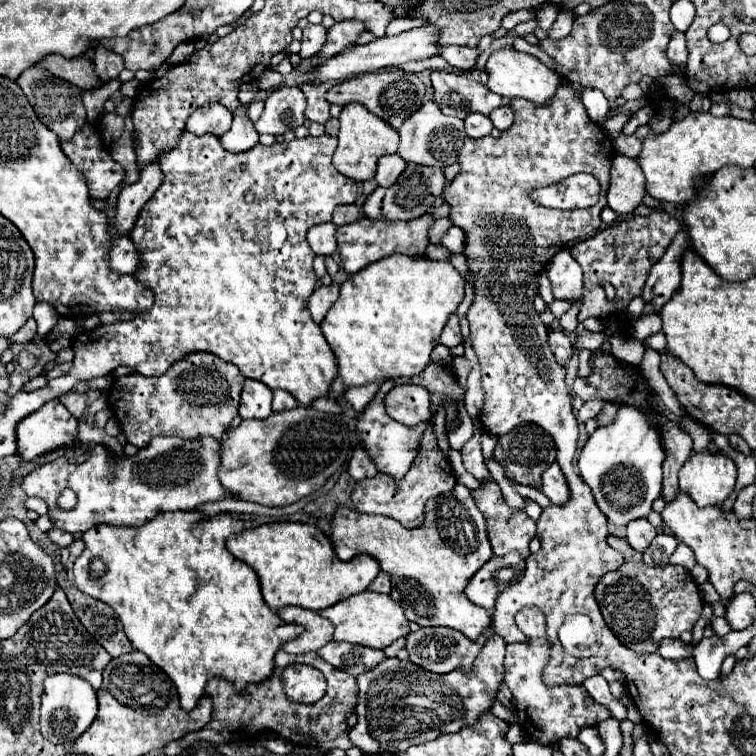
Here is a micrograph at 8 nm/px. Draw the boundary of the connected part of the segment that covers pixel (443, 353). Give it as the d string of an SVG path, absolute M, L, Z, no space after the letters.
M437 344L437 346L433 348L431 360L433 360L433 362L439 362L439 364L451 364L451 362L453 362L451 348L445 348L443 344Z

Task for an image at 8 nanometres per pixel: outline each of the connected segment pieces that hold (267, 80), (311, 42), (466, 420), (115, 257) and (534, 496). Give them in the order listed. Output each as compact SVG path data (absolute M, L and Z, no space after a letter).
M267 69L257 80L257 86L259 89L268 90L279 87L282 82L283 77L281 74L271 69Z
M307 24L303 28L303 38L301 38L301 52L299 56L301 58L311 58L313 54L317 54L321 50L321 46L325 44L325 38L327 38L327 30L319 24Z
M464 397L459 398L458 413L461 417L462 423L458 429L450 432L447 436L450 446L460 451L463 445L473 436L474 426L473 421L467 413L464 405Z
M119 236L113 240L109 250L109 268L117 274L131 274L137 270L137 250L129 236Z
M517 486L517 492L521 494L521 496L529 496L531 500L535 500L541 508L545 508L545 506L549 506L551 504L551 500L539 490L539 488L527 488L527 486Z

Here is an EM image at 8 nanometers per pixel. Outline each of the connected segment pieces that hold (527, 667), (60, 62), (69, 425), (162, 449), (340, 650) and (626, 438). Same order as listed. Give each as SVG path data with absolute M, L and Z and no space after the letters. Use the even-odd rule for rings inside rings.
M523 608L515 616L515 623L538 627L537 634L529 636L529 642L507 644L507 656L505 656L505 682L507 682L509 690L513 692L515 712L517 712L519 724L523 726L525 734L527 734L527 740L551 746L563 738L575 738L583 726L595 726L595 724L611 718L611 712L605 706L595 704L595 700L589 696L589 692L583 686L559 684L559 686L549 688L549 684L541 682L541 672L549 658L549 648L543 646L546 621L539 608Z
M47 54L35 66L45 68L49 74L67 80L67 82L79 86L81 90L89 90L89 88L101 86L101 80L93 72L93 62L87 56L63 58L59 54Z
M59 400L47 402L17 424L17 452L27 460L71 444L79 444L77 418Z
M211 436L187 442L181 442L179 438L155 438L135 456L117 456L105 444L95 444L83 464L71 464L67 456L61 456L23 476L21 488L27 496L37 496L47 502L55 528L83 534L95 524L141 526L159 512L195 510L207 502L237 498L221 486L217 478L219 462L221 442ZM65 488L75 490L79 498L71 512L61 512L57 508L57 496Z
M329 642L323 648L319 648L317 654L331 666L335 666L343 672L355 674L355 676L377 666L379 662L383 662L387 658L383 650L365 648L365 646L349 644L349 642Z
M623 404L619 408L613 424L601 426L589 436L587 444L583 446L583 450L579 454L579 472L581 472L581 478L589 484L591 492L595 496L595 502L597 502L599 510L607 516L609 524L625 526L629 520L643 518L649 514L653 500L661 494L661 480L663 480L661 478L661 462L663 462L663 458L665 458L665 452L661 448L657 430L649 424L643 410L639 410L635 406Z

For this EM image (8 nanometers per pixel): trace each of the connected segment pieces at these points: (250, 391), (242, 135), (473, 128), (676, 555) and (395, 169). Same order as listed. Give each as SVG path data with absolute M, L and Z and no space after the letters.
M245 380L243 392L241 392L241 406L239 406L239 416L243 420L249 418L267 418L271 416L271 388L261 384L259 380Z
M235 116L233 126L221 136L221 144L229 152L245 152L259 144L259 132L247 116Z
M473 112L469 118L465 118L465 132L469 138L485 138L493 130L493 124L487 116Z
M679 544L679 546L677 546L677 550L673 552L673 556L669 558L669 564L679 564L679 566L683 566L683 568L691 570L697 562L695 562L693 550L691 550L689 546L685 546L685 544Z
M397 154L381 156L381 160L377 162L375 180L379 182L379 186L391 186L403 170L405 170L405 160L401 156Z

